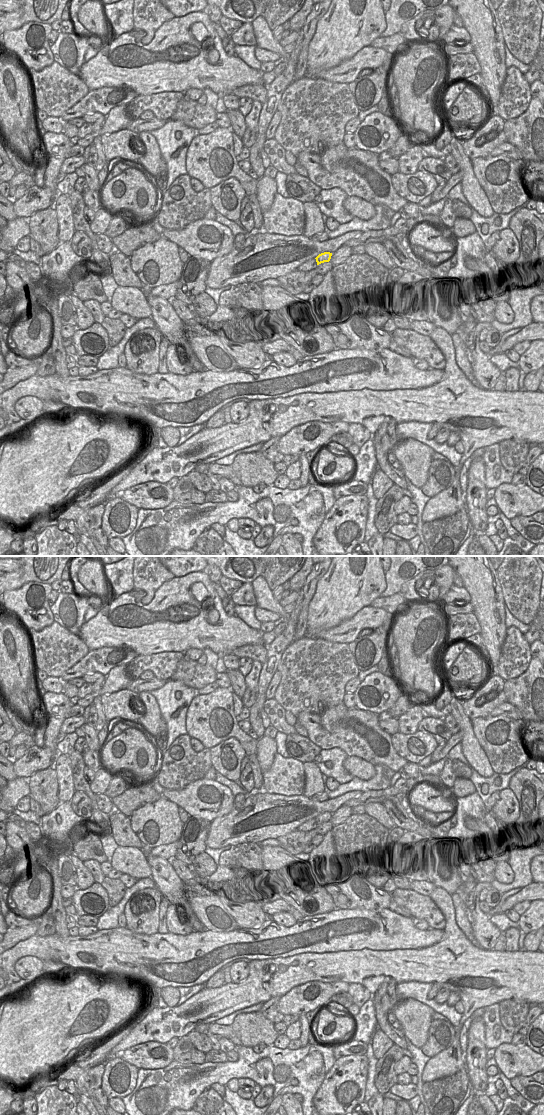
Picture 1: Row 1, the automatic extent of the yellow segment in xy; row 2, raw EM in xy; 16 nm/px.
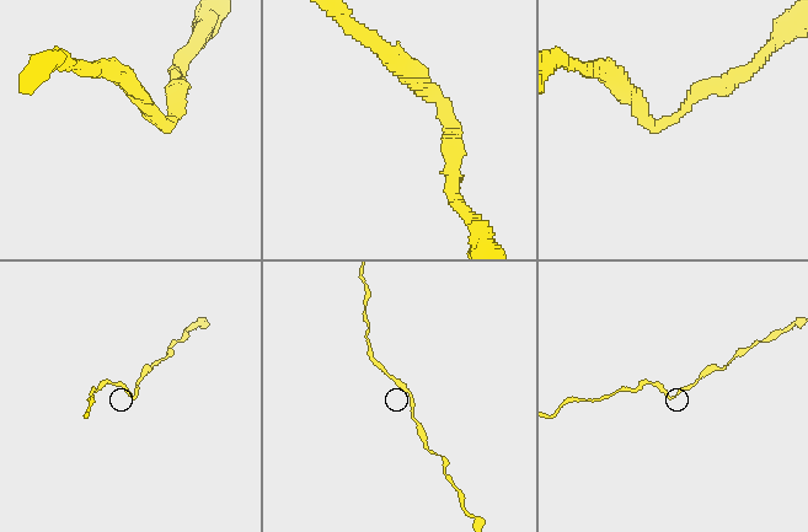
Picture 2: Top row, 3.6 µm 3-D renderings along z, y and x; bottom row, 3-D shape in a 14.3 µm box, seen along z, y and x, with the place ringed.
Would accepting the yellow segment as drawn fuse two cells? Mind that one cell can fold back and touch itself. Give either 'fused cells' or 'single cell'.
single cell

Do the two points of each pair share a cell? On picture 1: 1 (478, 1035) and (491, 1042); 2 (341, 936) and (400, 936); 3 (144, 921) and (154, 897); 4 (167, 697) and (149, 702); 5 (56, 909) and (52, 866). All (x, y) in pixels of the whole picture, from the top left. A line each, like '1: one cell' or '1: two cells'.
1: two cells
2: one cell
3: one cell
4: two cells
5: one cell

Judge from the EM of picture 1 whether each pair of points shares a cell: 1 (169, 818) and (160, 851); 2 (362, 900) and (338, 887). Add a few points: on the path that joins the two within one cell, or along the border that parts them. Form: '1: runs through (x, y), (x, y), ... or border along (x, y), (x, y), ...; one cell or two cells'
1: border along (178, 839), (150, 849); two cells
2: runs through (356, 894), (344, 890); one cell

